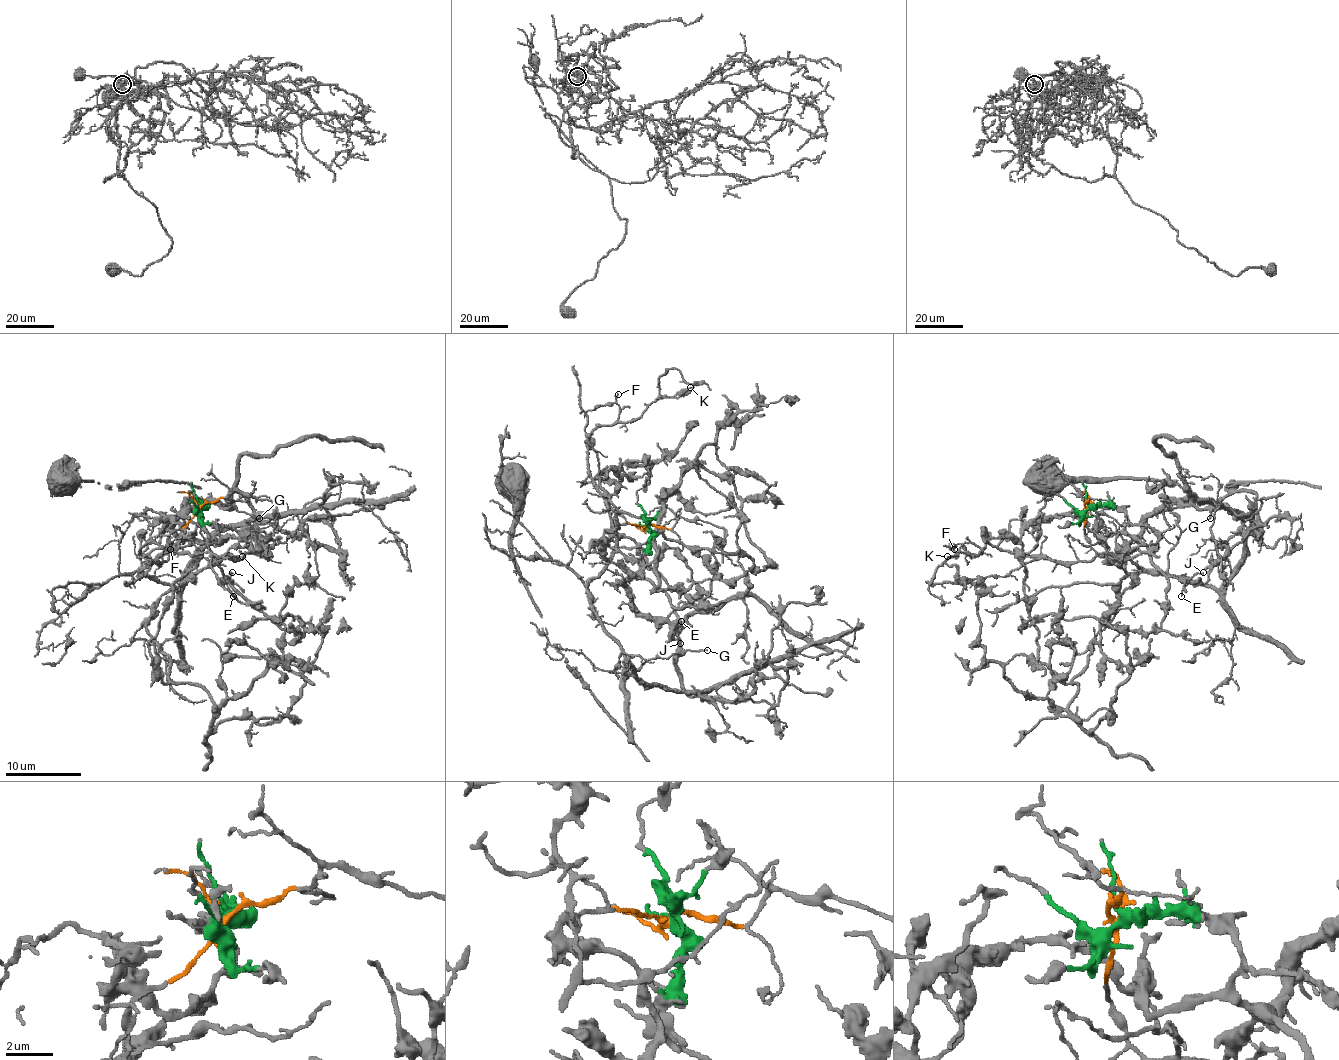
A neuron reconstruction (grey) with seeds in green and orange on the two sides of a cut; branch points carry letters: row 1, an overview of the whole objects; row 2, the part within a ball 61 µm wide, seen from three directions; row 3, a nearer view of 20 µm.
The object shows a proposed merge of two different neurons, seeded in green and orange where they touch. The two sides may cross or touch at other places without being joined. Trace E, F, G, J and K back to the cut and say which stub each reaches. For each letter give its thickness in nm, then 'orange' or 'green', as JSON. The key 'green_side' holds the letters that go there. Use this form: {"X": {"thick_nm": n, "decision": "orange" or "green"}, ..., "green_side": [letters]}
{"E": {"thick_nm": 160, "decision": "green"}, "F": {"thick_nm": 150, "decision": "orange"}, "G": {"thick_nm": 130, "decision": "green"}, "J": {"thick_nm": 140, "decision": "green"}, "K": {"thick_nm": 110, "decision": "orange"}, "green_side": ["E", "G", "J"]}

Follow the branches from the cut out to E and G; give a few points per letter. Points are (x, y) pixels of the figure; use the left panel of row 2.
E: (199, 508), (203, 506), (199, 511), (203, 519), (193, 534), (210, 551), (229, 579), (227, 585), (233, 596)
G: (199, 508), (203, 517), (195, 530), (180, 536), (174, 523), (191, 502), (216, 502), (259, 517)

